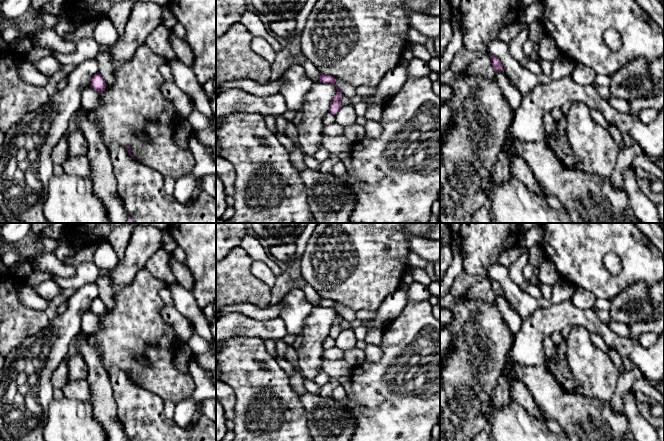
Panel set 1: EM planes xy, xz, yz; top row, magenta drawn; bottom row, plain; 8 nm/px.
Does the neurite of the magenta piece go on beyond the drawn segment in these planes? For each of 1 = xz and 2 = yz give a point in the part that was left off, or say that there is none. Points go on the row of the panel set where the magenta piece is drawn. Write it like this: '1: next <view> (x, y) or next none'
1: next none
2: next none

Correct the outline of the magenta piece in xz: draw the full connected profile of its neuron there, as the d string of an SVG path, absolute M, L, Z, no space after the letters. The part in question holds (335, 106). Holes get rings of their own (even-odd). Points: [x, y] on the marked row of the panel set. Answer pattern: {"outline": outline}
{"outline": "M320 73L320 79L319 79L318 82L322 82L322 83L332 83L332 84L335 85L336 90L337 90L337 94L334 96L334 98L333 98L333 100L332 100L332 102L331 102L331 104L330 104L329 112L332 113L332 114L334 114L334 115L336 115L337 112L338 112L338 111L341 109L341 107L342 107L342 105L341 105L341 99L342 99L342 97L343 97L344 95L342 94L342 92L340 91L340 89L339 89L339 88L336 86L336 84L335 84L335 77L330 76L330 75L326 75L326 74L323 74L323 73Z"}

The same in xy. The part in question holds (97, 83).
{"outline": "M98 72L91 80L90 86L99 94L106 88L106 83L102 75Z"}

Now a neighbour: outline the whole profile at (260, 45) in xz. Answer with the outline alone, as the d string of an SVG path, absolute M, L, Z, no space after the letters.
M254 36L251 41L251 48L256 54L265 58L269 63L272 64L275 61L277 53L265 38Z

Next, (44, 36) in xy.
M47 26L38 27L32 32L30 40L33 47L46 47L60 54L71 54L76 50L76 43L60 37L55 29Z

